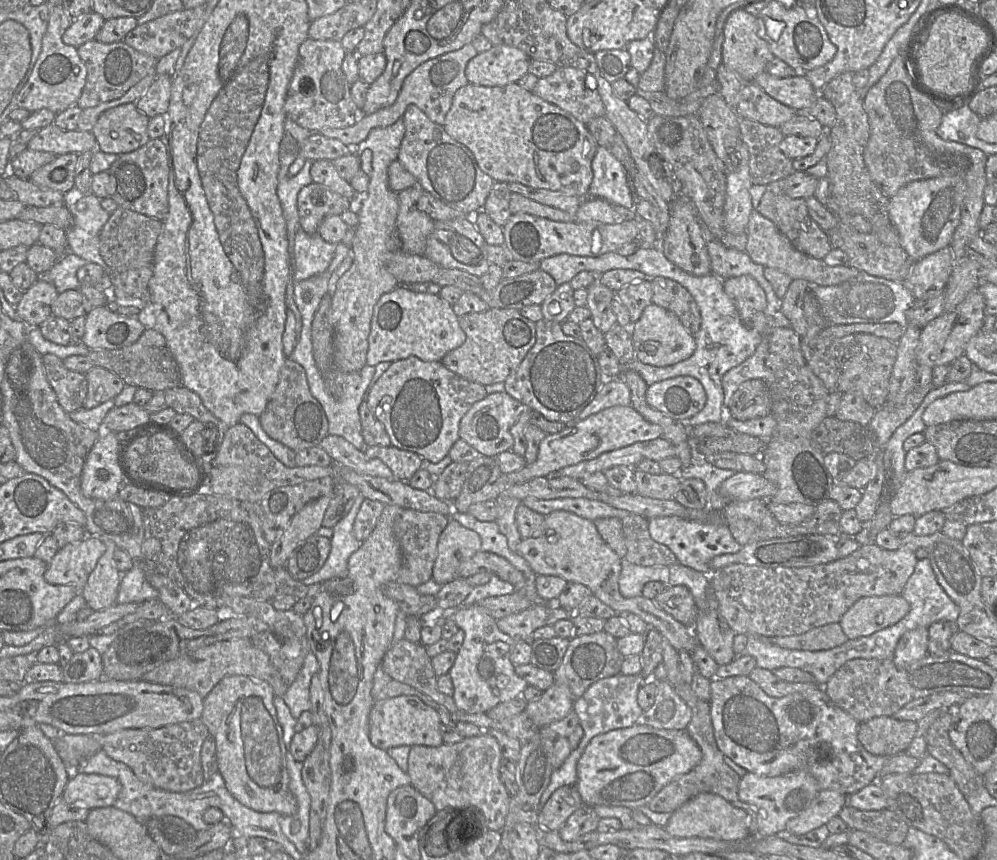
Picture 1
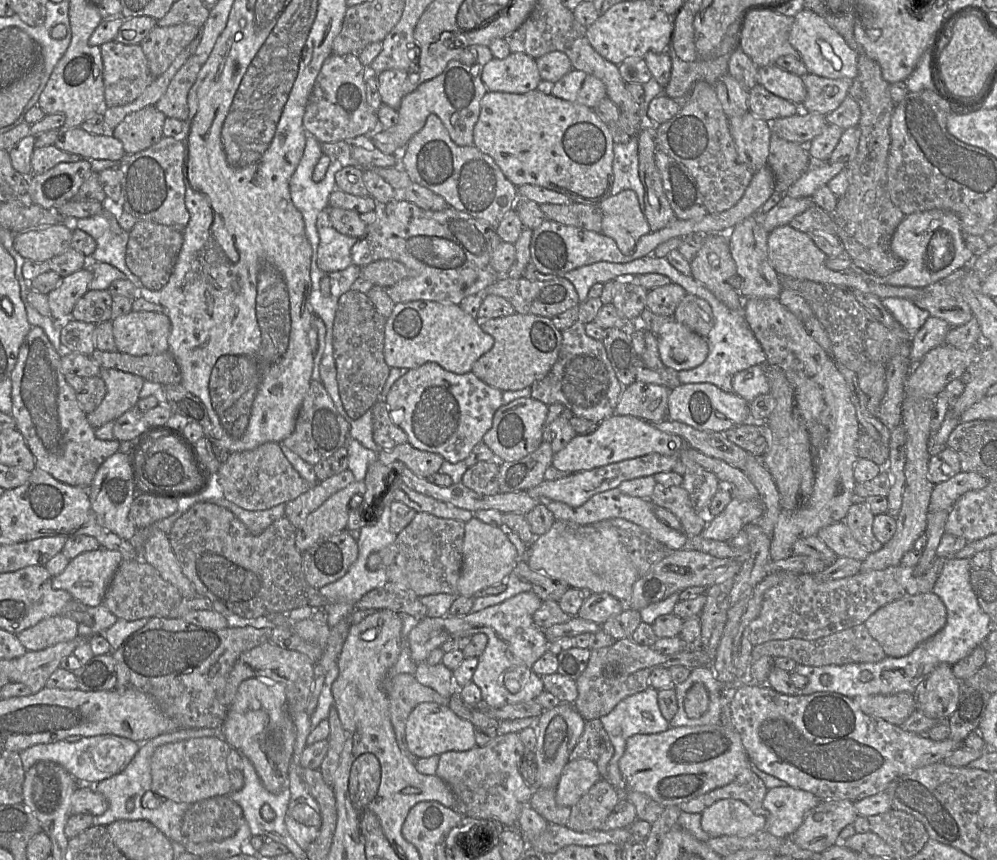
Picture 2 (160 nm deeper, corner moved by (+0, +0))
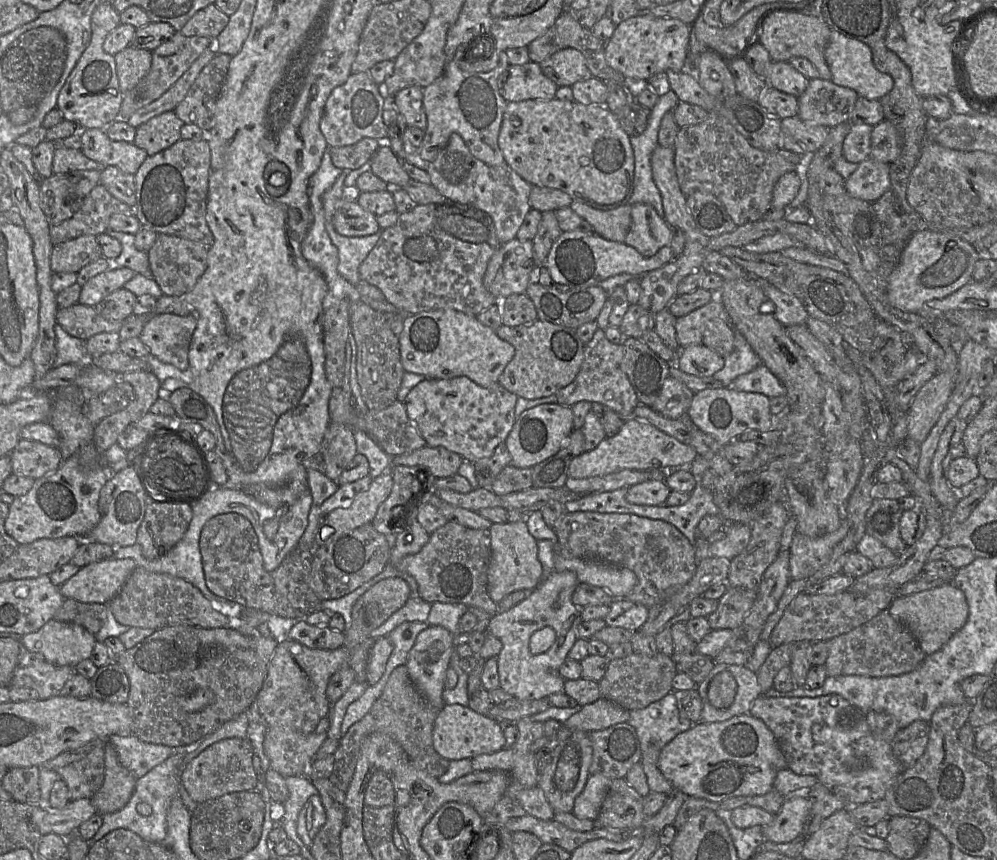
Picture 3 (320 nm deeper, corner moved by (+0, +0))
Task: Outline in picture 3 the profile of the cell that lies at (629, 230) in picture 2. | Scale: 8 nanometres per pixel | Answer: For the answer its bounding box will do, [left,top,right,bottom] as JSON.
[624,203,672,257]

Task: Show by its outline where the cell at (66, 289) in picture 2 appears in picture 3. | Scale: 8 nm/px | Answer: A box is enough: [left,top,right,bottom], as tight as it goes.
[79,268,137,306]

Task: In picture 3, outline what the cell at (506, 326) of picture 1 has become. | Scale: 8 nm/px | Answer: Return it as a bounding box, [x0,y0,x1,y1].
[495,319,585,400]

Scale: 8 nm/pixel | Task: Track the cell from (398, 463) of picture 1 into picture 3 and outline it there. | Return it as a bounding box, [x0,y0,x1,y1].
[393,446,462,478]

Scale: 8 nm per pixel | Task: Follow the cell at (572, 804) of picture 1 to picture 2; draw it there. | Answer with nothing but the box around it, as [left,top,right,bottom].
[566,779,622,832]

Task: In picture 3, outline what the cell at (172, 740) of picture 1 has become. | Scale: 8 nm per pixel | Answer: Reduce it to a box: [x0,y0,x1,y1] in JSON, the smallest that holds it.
[180,738,258,804]

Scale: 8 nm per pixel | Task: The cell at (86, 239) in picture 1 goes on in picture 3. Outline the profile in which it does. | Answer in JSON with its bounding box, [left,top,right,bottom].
[106,229,151,277]

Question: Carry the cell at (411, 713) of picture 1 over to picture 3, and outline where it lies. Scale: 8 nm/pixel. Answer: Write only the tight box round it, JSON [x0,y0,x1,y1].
[433,705,506,761]

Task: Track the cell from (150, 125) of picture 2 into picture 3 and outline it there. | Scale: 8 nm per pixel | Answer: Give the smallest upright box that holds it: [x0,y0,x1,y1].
[133,111,184,155]

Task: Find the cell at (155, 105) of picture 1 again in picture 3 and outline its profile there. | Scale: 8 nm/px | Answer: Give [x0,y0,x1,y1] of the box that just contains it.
[173,54,232,132]

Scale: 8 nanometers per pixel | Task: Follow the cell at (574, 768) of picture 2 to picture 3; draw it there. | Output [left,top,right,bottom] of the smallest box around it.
[572,773,612,821]

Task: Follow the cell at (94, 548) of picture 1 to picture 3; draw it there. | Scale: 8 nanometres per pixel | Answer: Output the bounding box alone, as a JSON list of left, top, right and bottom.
[58,558,137,604]

